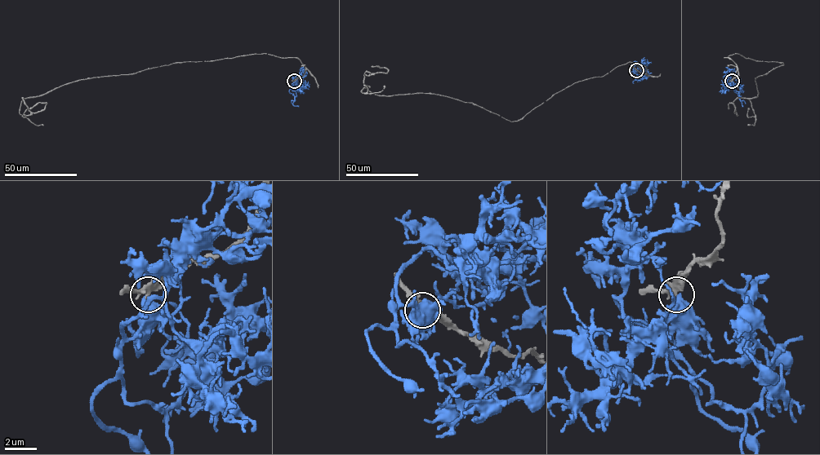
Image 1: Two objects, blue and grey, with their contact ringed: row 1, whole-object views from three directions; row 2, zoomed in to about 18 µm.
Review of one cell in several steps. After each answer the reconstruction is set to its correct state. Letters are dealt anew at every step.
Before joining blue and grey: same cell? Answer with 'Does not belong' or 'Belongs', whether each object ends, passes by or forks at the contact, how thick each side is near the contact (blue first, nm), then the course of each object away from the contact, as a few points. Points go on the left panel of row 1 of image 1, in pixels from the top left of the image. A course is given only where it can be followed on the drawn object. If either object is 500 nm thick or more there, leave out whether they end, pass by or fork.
Does not belong. Thickness 550 nm (blue) against 340 nm. Course of blue: (294, 81), (302, 70). Course of grey: (294, 81), (305, 72), (298, 58), (253, 54), (78, 80), (22, 98), (33, 112), (46, 103), (29, 109)

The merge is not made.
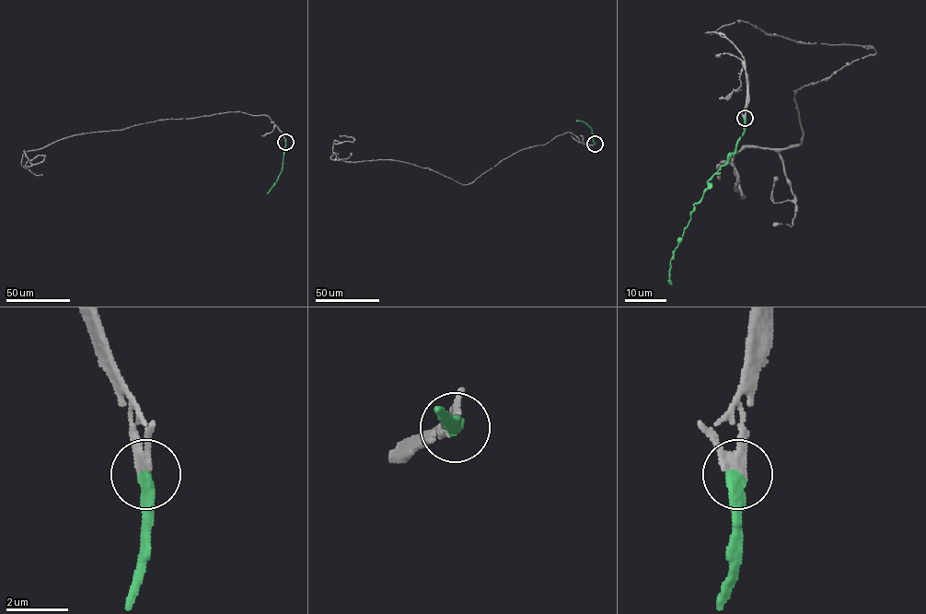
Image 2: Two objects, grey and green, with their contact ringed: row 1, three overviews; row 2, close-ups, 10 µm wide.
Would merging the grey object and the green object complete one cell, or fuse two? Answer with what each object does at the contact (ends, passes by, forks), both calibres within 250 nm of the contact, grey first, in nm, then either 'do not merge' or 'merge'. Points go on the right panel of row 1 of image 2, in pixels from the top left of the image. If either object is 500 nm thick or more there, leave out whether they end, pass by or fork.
grey passes by; green ends there; 280 nm thick on the grey side, 440 nm on the other; merge

